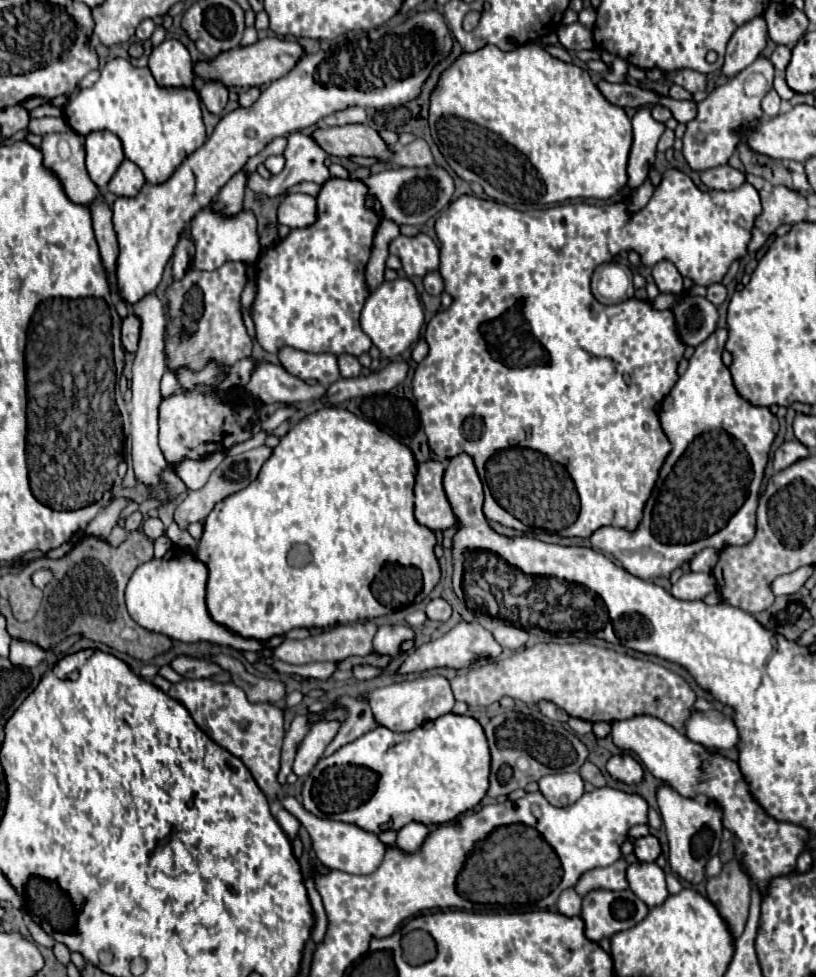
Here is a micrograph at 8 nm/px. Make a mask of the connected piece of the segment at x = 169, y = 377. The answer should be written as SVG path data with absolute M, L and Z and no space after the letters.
M166 371L161 380L160 392L163 398L168 398L174 394L180 394L180 392L184 392L184 390L180 384L178 384L176 376Z

